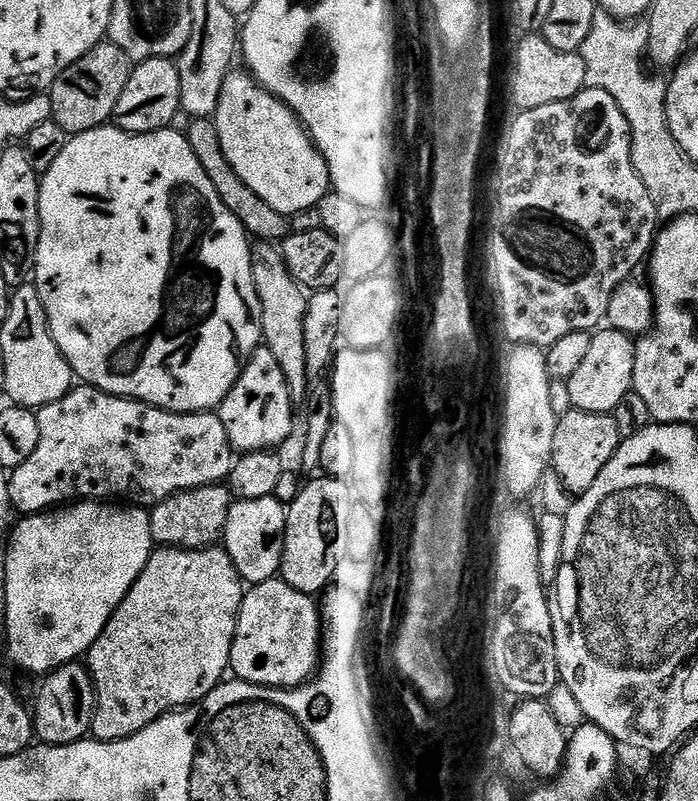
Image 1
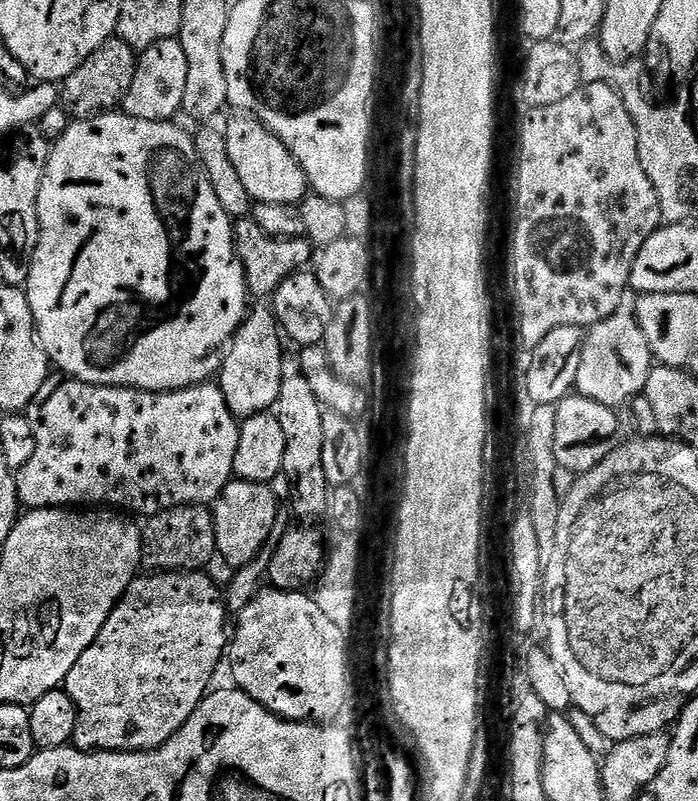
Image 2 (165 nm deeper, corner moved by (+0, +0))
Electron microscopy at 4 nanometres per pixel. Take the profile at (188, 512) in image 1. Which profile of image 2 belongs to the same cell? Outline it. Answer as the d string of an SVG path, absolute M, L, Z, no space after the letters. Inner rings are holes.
M187 504L171 508L165 512L159 512L157 516L147 517L142 528L144 537L144 551L142 560L145 565L149 564L149 569L157 573L162 572L194 572L207 569L207 564L211 562L212 556L217 555L216 551L216 517L211 507L203 504Z

